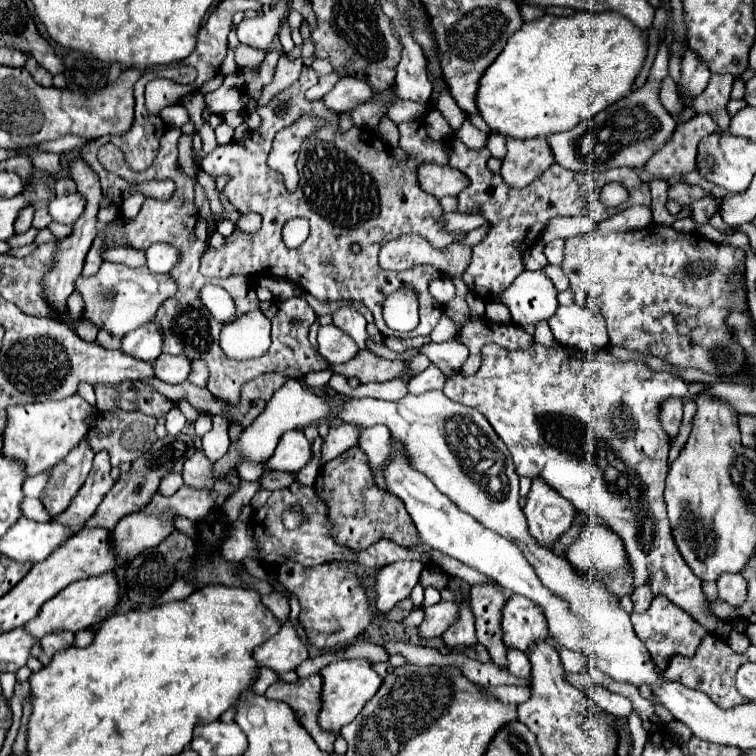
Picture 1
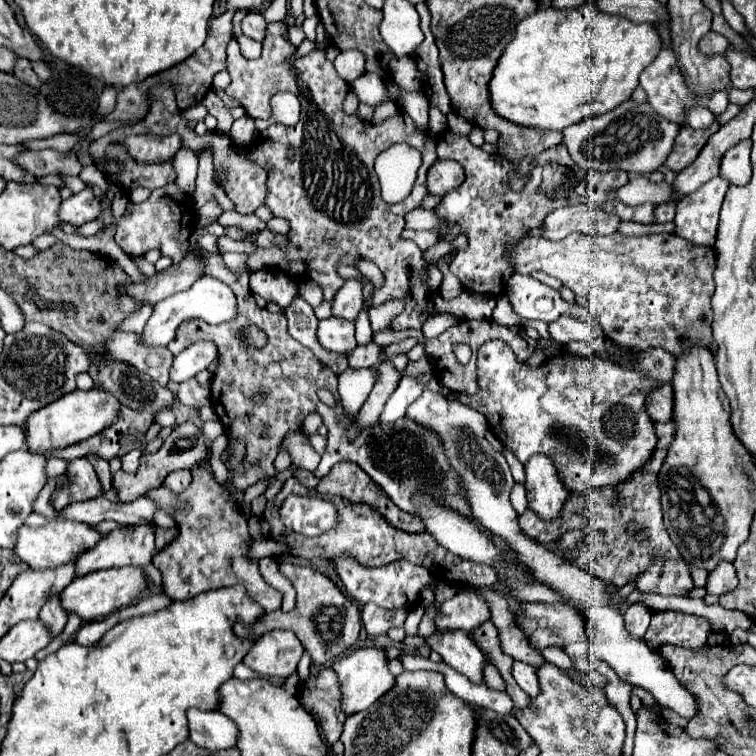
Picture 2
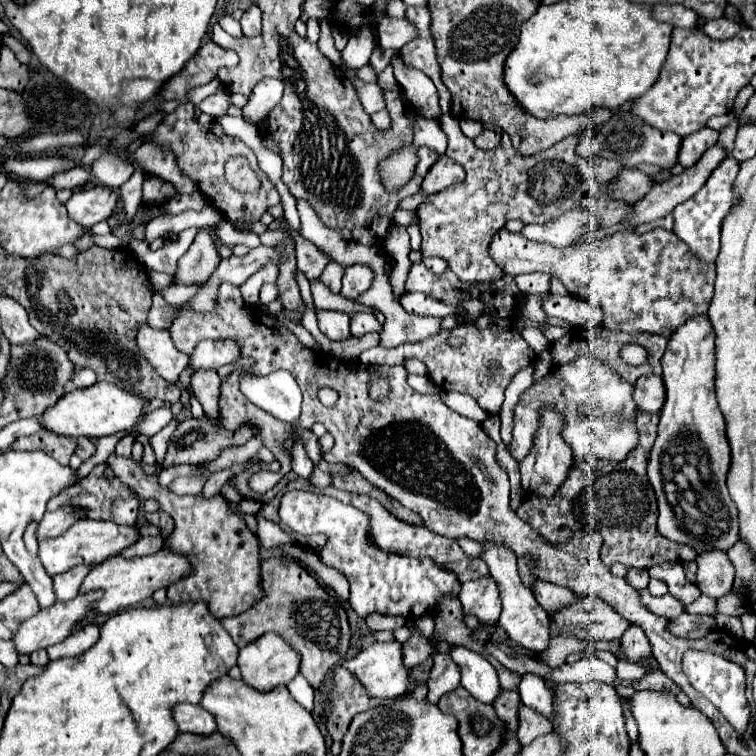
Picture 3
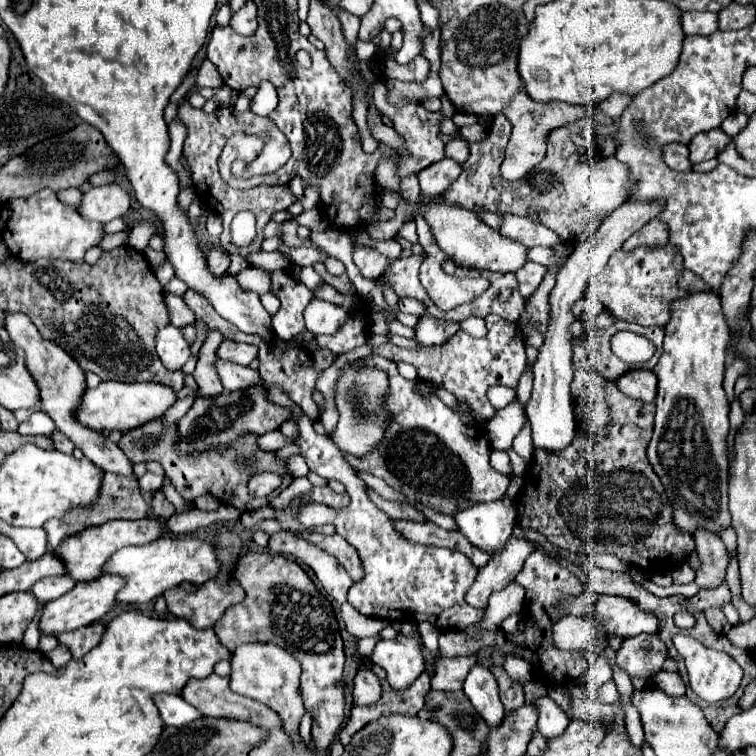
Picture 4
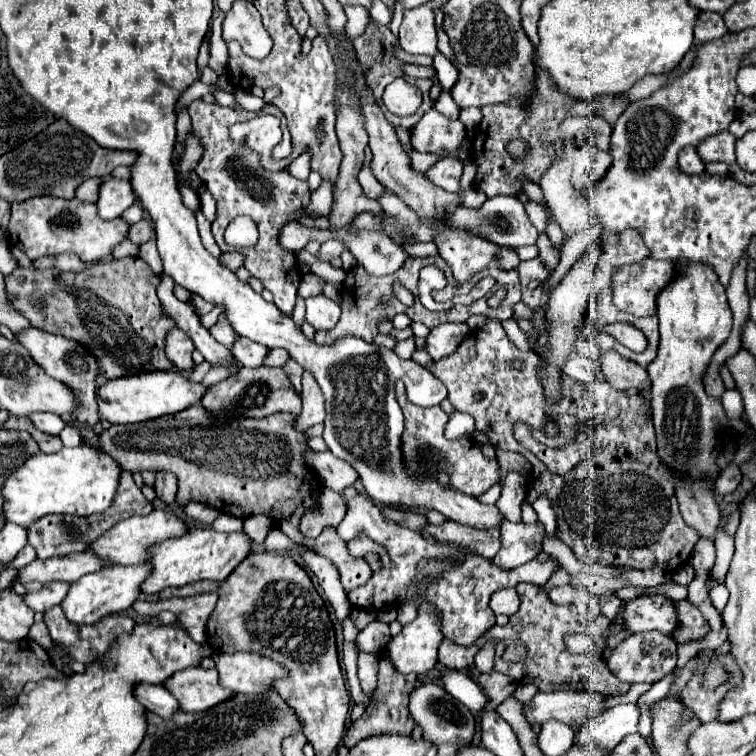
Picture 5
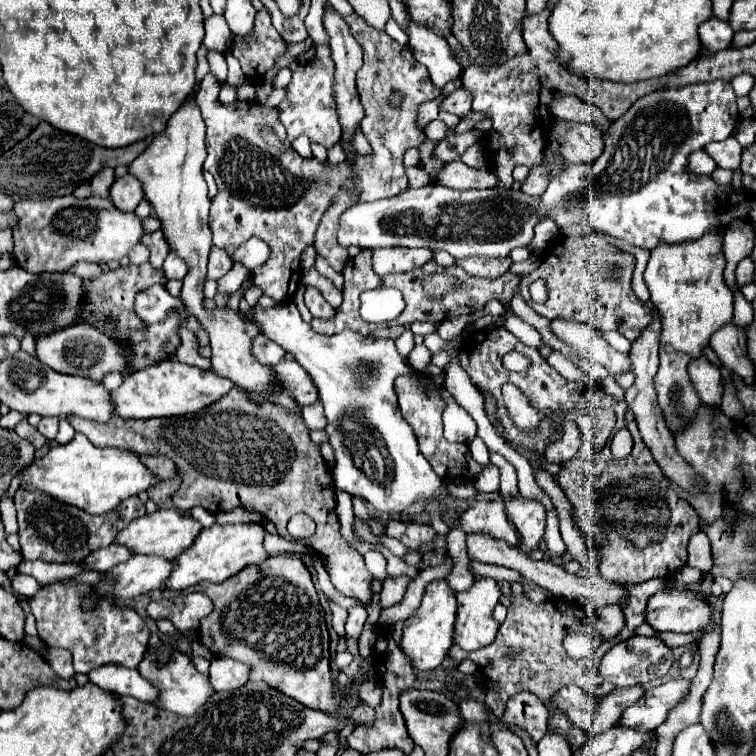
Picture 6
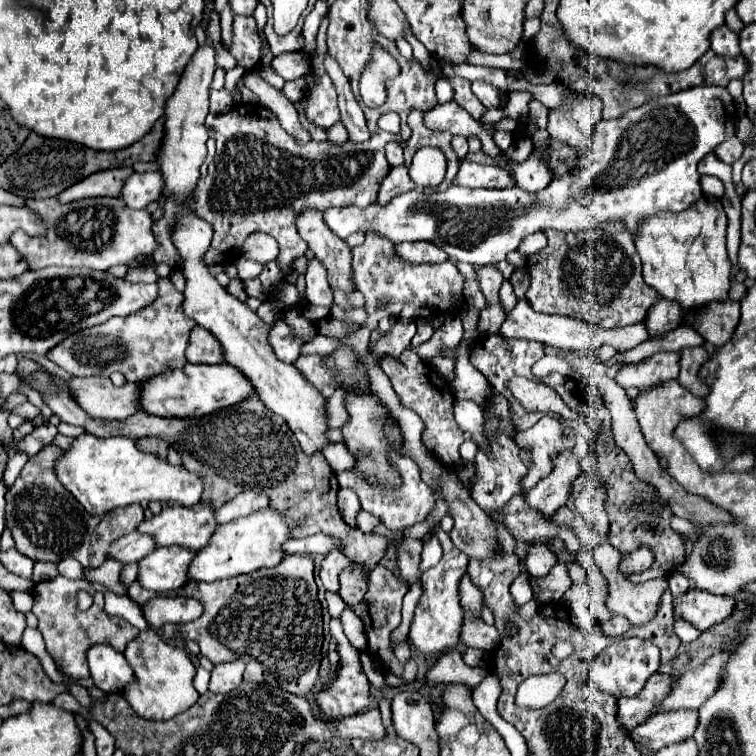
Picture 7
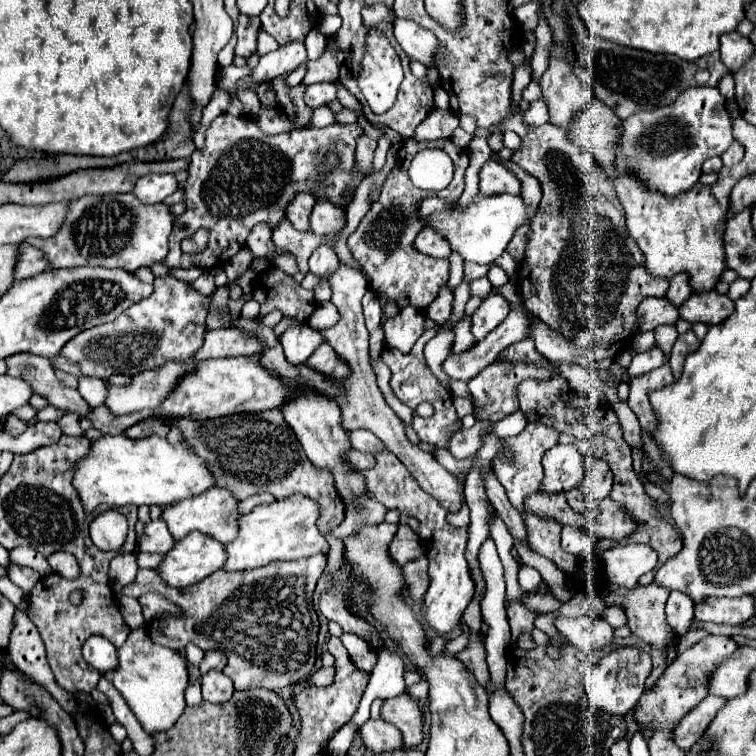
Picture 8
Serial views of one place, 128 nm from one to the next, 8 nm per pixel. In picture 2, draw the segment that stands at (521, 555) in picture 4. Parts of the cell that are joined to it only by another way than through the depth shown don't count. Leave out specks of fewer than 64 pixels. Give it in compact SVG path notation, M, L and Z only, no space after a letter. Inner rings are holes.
M466 588L458 592L454 598L446 600L440 612L434 616L436 628L440 630L476 630L484 622L490 620L490 604L480 594L480 590Z

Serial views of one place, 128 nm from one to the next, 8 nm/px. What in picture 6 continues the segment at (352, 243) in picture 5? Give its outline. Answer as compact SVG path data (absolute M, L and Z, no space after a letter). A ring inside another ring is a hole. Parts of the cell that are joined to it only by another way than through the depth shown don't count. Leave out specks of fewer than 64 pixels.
M376 248L372 266L376 274L408 272L434 260L430 248Z

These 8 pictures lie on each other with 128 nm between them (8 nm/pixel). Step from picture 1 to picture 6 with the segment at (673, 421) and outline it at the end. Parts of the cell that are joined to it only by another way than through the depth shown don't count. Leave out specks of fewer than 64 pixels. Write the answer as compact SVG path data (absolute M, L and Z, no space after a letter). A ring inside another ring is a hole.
M556 318L550 322L550 330L556 338L560 338L564 344L568 344L576 354L584 358L592 358L594 362L608 368L610 376L616 376L620 372L630 370L628 354L616 352L602 336L600 330L588 328L584 322L576 320L564 320Z

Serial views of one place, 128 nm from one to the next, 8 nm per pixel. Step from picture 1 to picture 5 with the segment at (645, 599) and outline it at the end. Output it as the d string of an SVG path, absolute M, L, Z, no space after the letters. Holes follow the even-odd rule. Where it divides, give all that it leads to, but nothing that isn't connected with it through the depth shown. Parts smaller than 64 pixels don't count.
M660 632L632 634L622 644L618 644L614 650L608 652L606 664L608 664L608 670L622 682L654 684L676 668L676 642L672 636L664 636Z

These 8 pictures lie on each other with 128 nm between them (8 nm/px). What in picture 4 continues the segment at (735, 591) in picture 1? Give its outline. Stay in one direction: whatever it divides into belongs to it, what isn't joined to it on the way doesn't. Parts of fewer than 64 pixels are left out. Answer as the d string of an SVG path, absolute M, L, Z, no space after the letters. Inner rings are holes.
M698 528L694 534L696 540L696 550L700 556L700 570L696 572L696 584L700 588L710 588L716 586L718 582L724 580L726 564L728 564L728 552L724 542L716 532L708 532L704 528Z

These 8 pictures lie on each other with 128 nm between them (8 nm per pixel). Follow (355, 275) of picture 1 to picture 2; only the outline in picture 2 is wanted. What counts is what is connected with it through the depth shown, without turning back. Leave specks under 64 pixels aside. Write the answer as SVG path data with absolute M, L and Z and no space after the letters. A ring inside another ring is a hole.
M284 20L268 22L262 46L262 56L248 60L242 56L236 40L228 42L228 74L232 84L226 88L226 92L236 98L252 118L272 116L270 98L276 92L294 92L300 98L302 110L300 120L294 126L270 124L268 130L260 136L260 150L248 154L248 160L262 168L274 166L274 172L268 174L266 206L274 216L290 220L288 254L284 256L278 248L258 248L258 252L248 258L248 266L252 270L274 268L288 272L288 264L298 264L304 268L304 276L320 284L324 298L330 300L344 282L336 274L334 266L352 264L352 260L360 256L370 258L386 278L384 288L374 290L372 306L390 298L404 298L406 310L394 318L390 328L420 330L422 322L428 318L424 312L428 290L422 284L424 276L420 276L420 272L424 272L424 260L422 250L416 244L410 244L410 240L402 238L402 230L404 214L412 208L418 208L422 198L428 194L426 172L436 160L436 142L426 134L416 132L412 120L408 120L404 112L396 112L396 116L384 120L382 124L362 122L356 114L346 114L342 110L342 102L348 94L348 84L340 80L334 64L320 48L314 48L302 58L296 58L296 48L288 42L288 24ZM398 142L406 142L420 150L422 166L410 196L398 204L386 204L380 198L374 158ZM290 150L294 152L294 158L288 158ZM326 240L334 240L334 244L330 246Z

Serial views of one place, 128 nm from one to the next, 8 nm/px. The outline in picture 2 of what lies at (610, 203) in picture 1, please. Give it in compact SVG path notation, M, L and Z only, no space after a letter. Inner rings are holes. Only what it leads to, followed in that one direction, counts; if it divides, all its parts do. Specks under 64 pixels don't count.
M636 176L626 186L618 188L618 192L614 196L630 206L640 206L646 202L658 206L664 202L664 196L668 196L668 192L672 192L670 184L650 182L648 176Z

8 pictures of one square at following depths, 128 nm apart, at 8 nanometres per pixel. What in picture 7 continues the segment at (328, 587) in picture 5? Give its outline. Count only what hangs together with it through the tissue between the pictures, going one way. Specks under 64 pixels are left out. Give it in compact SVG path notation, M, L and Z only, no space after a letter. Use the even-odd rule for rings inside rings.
M332 620L330 622L330 634L338 640L338 656L340 656L340 670L338 670L338 678L334 682L334 686L330 690L322 690L322 692L316 692L314 698L316 698L316 704L320 708L320 712L328 718L328 720L340 720L340 718L346 718L346 716L354 716L354 714L360 714L366 710L368 702L370 702L370 682L362 670L362 664L360 664L360 652L354 650L348 642L348 638L344 636L342 632L342 624L340 620Z

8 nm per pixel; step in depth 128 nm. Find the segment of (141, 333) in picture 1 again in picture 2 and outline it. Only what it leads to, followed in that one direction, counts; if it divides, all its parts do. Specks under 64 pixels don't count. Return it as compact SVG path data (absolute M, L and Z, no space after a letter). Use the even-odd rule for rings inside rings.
M202 276L200 280L196 280L196 284L190 290L168 296L168 298L160 300L154 306L154 312L152 312L148 324L146 324L144 332L142 332L142 340L148 346L166 346L172 340L176 328L184 320L192 320L192 318L200 318L200 320L204 320L208 324L222 324L222 322L230 320L232 316L236 316L236 303L234 293L226 284L212 278L212 276ZM212 302L214 302L214 306L224 306L224 308L212 308Z

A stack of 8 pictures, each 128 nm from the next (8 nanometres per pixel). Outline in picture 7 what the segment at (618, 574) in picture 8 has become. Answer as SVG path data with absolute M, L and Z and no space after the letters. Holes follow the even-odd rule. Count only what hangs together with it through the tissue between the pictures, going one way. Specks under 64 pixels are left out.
M642 546L638 550L625 555L620 560L620 566L618 566L618 572L624 574L626 578L633 573L639 573L649 569L654 562L654 554L648 546Z

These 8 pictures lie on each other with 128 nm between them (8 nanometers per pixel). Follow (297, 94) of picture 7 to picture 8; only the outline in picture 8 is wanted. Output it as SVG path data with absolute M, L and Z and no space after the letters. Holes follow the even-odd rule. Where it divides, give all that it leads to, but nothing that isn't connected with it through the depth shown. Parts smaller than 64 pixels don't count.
M336 36L328 38L324 54L318 60L308 60L308 72L304 76L306 84L312 82L336 82L338 80L338 54L340 48L336 44Z

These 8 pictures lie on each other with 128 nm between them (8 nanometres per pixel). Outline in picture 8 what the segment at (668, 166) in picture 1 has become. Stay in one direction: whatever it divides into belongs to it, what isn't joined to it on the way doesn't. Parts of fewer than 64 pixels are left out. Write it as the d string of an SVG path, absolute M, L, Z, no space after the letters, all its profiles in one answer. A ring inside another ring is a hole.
M734 142L734 144L722 154L722 162L724 162L724 166L728 166L728 168L736 166L742 158L744 158L744 146L738 144L738 142Z

